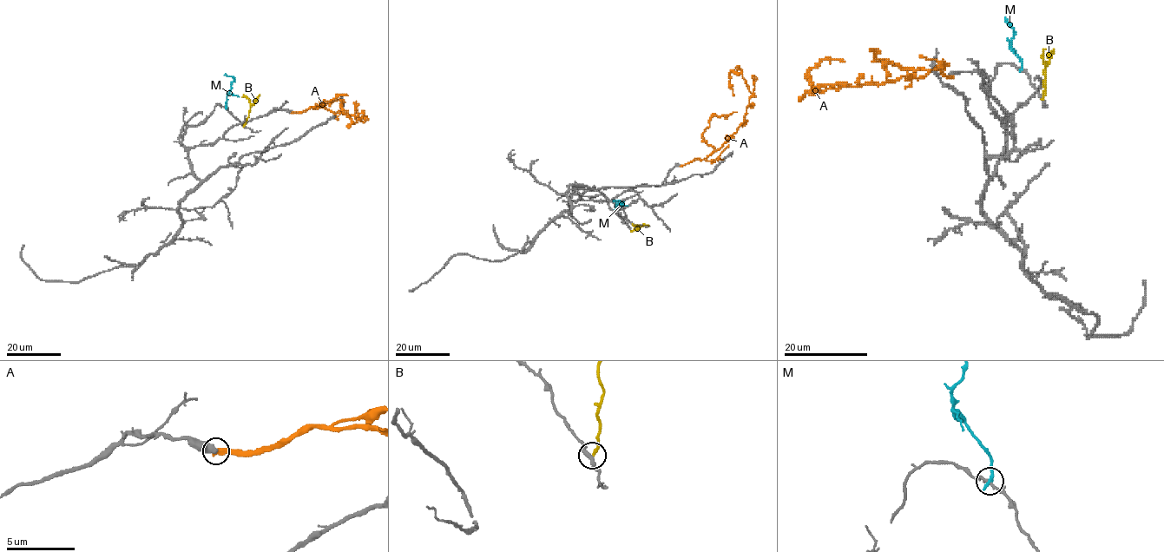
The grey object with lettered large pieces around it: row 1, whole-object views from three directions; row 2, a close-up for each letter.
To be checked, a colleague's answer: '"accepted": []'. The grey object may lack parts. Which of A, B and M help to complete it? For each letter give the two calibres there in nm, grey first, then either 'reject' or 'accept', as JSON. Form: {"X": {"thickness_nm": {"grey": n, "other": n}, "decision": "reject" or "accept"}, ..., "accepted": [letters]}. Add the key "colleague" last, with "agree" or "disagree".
{"A": {"thickness_nm": {"grey": 600, "other": 320}, "decision": "reject"}, "B": {"thickness_nm": {"grey": 280, "other": 220}, "decision": "reject"}, "M": {"thickness_nm": {"grey": 180, "other": 320}, "decision": "reject"}, "accepted": [], "colleague": "agree"}

